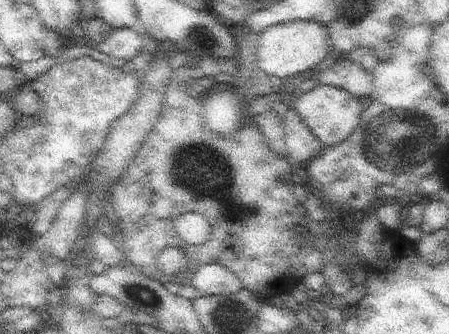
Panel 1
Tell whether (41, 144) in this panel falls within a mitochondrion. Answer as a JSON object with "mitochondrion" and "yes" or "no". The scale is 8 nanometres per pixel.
{"mitochondrion":"yes"}

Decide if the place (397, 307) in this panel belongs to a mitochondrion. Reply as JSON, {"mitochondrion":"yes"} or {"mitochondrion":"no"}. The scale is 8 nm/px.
{"mitochondrion":"no"}

